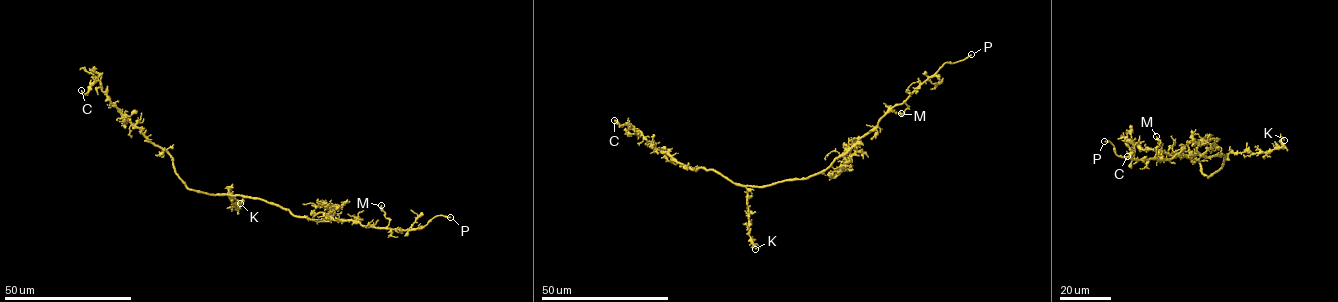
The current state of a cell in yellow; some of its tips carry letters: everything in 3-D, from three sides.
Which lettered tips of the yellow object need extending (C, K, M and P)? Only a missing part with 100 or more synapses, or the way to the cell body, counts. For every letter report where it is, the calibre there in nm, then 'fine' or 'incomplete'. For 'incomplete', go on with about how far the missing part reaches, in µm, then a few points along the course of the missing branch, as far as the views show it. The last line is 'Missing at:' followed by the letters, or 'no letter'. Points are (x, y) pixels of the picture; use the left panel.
C: place (81, 90); calibre 170 nm; fine
K: place (240, 203); calibre 130 nm; fine
M: place (381, 205); calibre 220 nm; fine
P: place (450, 217); calibre 200 nm; incomplete; missing 20 µm; course (450, 217), (477, 217), (490, 225)
Missing at: P

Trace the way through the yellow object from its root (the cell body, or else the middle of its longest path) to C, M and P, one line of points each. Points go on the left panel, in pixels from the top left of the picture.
C: (258, 199), (190, 189), (176, 173), (173, 159), (111, 103), (100, 81), (84, 94), (81, 90)
M: (258, 199), (319, 221), (351, 220), (384, 228), (389, 219), (381, 205)
P: (258, 199), (319, 221), (351, 220), (404, 230), (423, 227), (435, 216), (450, 217)

